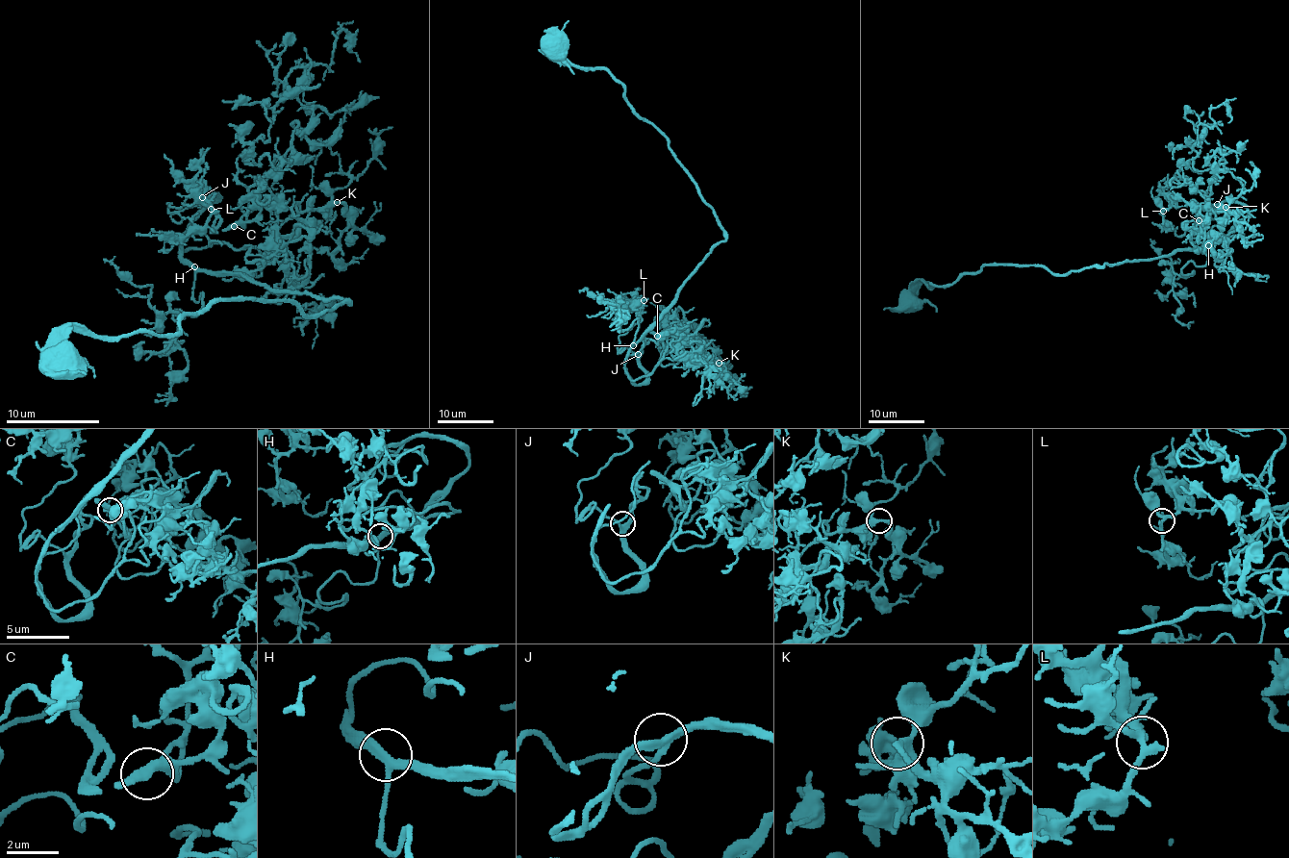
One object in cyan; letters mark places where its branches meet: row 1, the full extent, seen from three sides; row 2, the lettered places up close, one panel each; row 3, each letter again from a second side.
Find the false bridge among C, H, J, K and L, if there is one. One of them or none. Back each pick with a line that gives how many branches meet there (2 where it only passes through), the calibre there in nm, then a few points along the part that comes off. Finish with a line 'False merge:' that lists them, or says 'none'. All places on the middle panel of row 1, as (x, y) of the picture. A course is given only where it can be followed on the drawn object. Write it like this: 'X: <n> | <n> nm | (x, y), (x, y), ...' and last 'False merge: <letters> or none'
False merge: none

